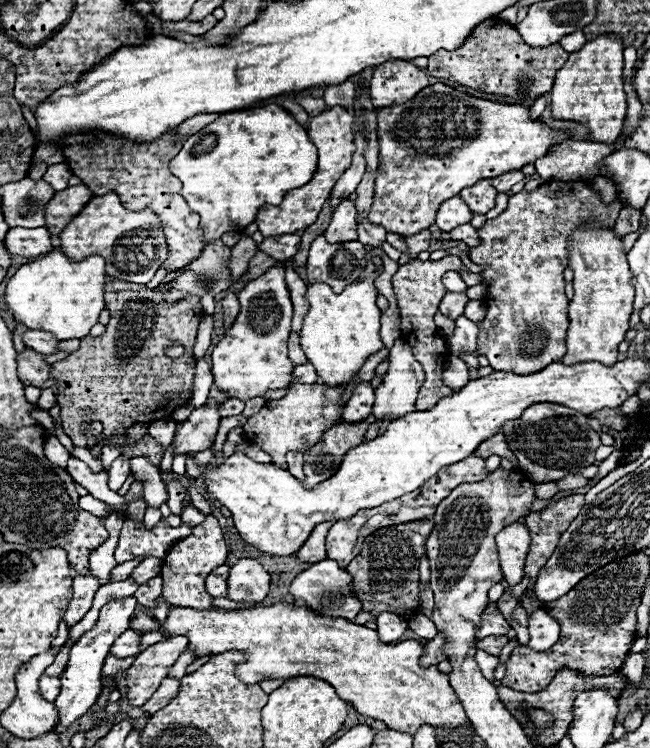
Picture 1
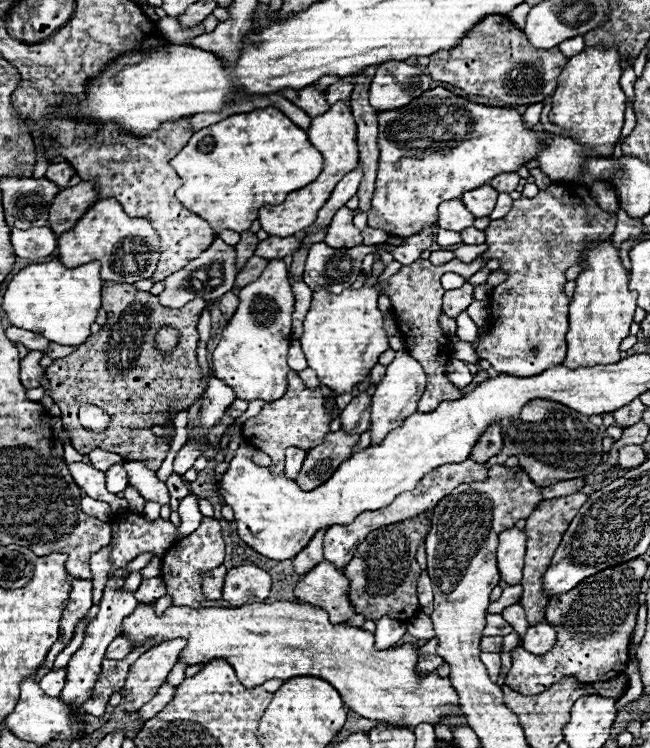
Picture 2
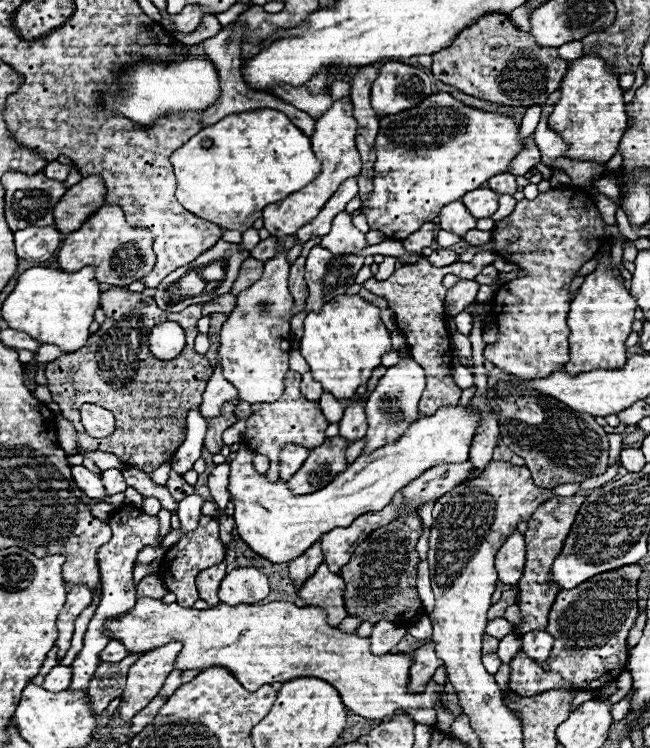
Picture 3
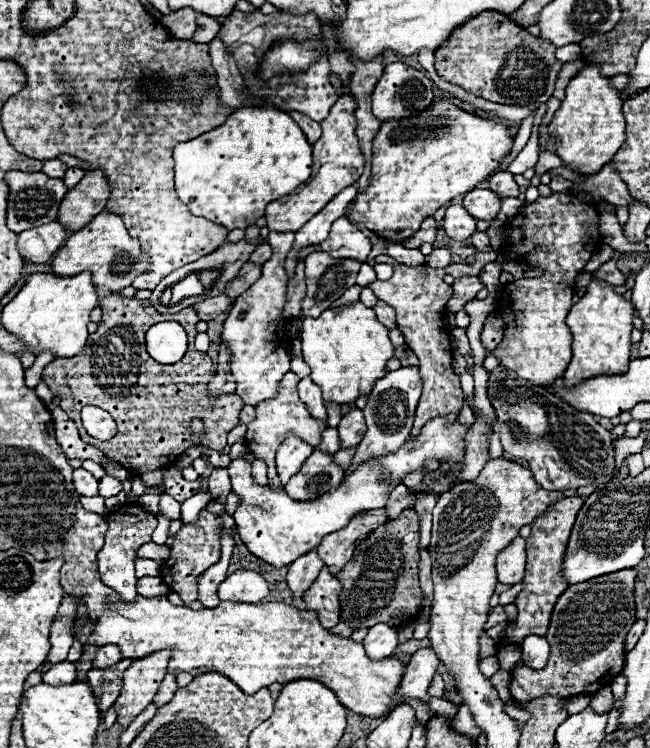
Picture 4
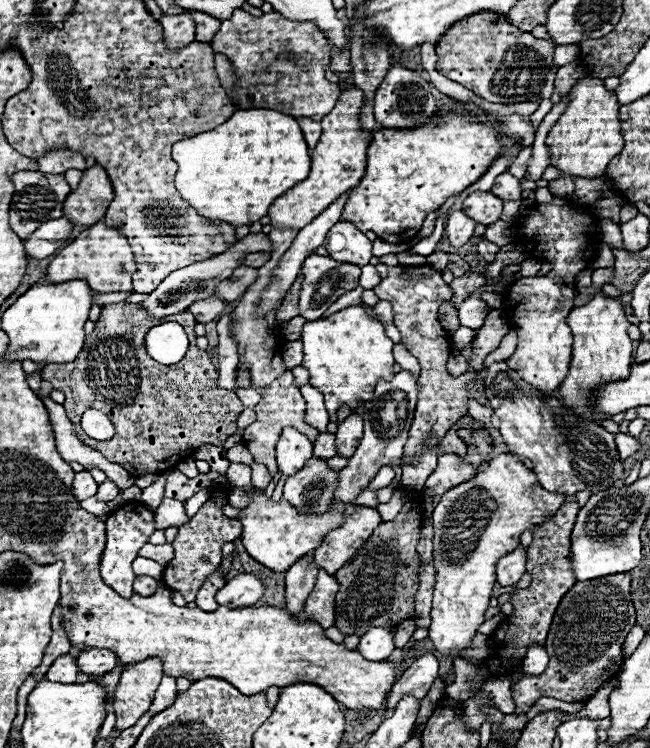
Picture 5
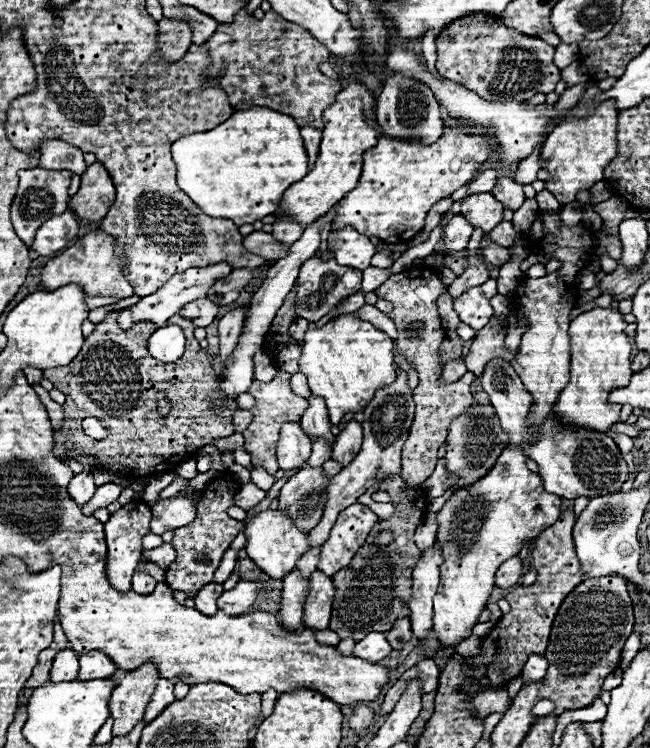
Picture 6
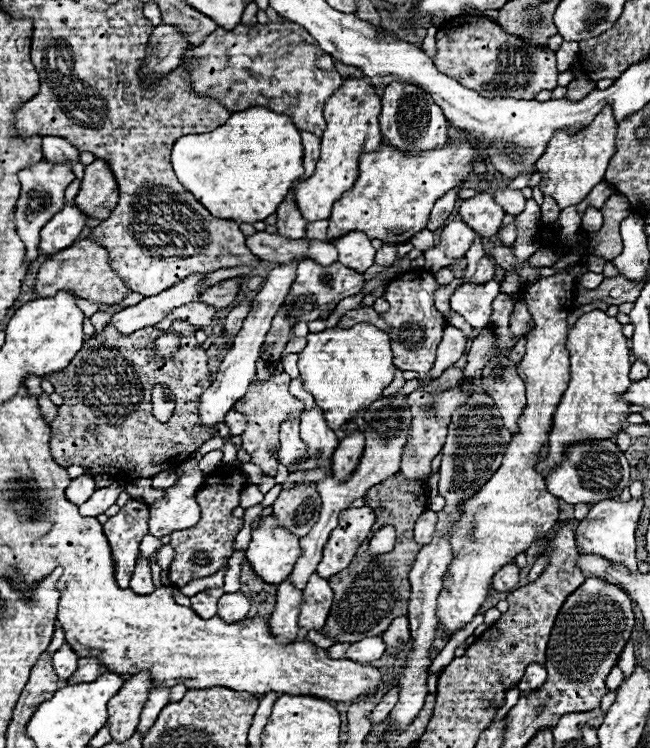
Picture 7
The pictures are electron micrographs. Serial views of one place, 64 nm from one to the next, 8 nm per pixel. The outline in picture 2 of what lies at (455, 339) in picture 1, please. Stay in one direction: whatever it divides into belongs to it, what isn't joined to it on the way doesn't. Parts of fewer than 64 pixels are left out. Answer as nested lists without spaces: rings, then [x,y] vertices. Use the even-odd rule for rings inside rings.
[[[468,312],[458,314],[458,316],[456,316],[456,324],[458,324],[456,334],[460,336],[460,340],[464,340],[464,342],[474,342],[474,338],[478,336],[478,326],[472,322],[472,318],[468,316]]]

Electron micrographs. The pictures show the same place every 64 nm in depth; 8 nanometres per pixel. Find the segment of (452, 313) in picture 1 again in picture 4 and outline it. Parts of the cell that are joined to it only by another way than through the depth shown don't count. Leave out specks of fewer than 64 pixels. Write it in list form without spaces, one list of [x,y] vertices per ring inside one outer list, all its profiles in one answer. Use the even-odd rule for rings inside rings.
[[[464,276],[464,278],[456,278],[452,288],[454,288],[454,294],[448,300],[446,308],[448,312],[458,312],[466,302],[476,298],[476,294],[484,288],[484,284],[478,276]]]

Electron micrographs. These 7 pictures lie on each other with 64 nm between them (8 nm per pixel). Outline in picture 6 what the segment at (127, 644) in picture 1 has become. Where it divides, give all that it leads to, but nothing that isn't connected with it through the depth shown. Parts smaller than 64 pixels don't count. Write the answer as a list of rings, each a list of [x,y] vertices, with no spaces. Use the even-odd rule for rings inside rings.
[[[90,652],[80,656],[80,672],[78,680],[96,680],[96,678],[110,678],[116,666],[108,662],[108,658],[100,652]]]

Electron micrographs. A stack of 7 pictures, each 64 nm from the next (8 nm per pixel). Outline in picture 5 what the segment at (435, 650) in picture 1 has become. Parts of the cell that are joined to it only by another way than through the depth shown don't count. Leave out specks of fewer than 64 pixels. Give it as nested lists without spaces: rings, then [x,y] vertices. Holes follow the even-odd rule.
[[[432,654],[418,656],[392,686],[392,692],[386,698],[386,710],[396,708],[396,704],[404,694],[424,698],[436,678],[438,678],[438,660]]]

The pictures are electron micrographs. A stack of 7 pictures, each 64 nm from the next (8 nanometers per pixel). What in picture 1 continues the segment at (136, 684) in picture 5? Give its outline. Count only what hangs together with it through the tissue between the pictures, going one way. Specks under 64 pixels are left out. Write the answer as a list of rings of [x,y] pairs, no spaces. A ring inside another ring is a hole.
[[[186,636],[166,638],[142,654],[136,656],[134,664],[126,672],[126,698],[130,706],[142,706],[168,676],[168,670],[174,666],[178,656],[188,648]]]

